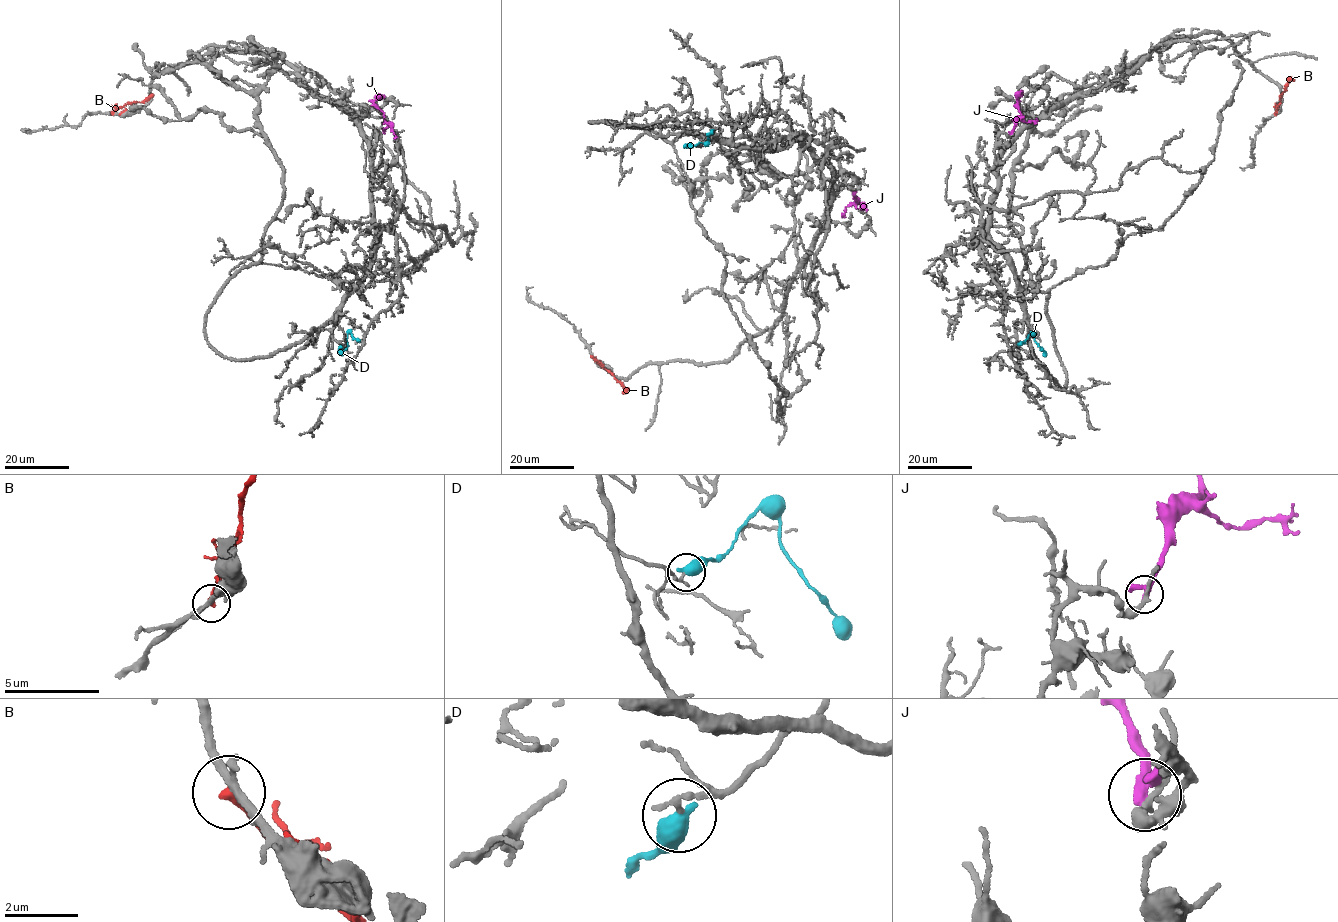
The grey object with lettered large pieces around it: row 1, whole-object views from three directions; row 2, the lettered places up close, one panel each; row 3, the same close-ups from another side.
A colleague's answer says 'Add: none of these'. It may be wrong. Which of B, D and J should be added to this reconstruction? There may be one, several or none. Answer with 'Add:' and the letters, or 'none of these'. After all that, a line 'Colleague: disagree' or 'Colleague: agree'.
Add: none of these
Colleague: agree

